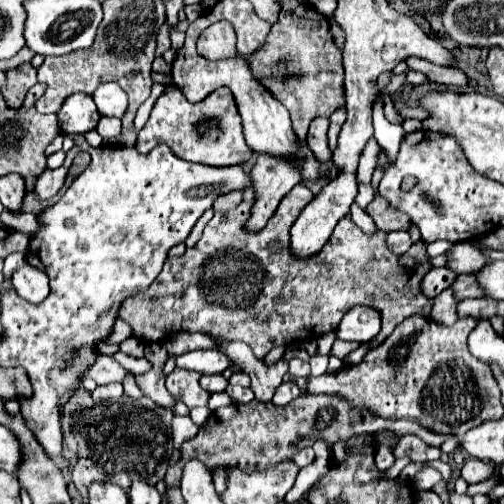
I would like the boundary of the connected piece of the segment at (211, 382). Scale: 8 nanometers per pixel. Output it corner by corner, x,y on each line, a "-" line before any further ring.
203,375
199,383
207,393
221,393
227,387
227,379
223,379
223,375

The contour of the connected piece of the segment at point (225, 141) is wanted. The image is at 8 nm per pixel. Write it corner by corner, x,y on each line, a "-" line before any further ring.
227,87
215,89
201,103
189,103
179,89
171,89
171,91
163,93
155,101
149,121
139,131
135,149
139,153
149,153
155,145
161,145
161,143
169,145
169,149
179,159
213,165
213,167
243,165
253,155
253,151
247,147
247,143
243,139
237,105

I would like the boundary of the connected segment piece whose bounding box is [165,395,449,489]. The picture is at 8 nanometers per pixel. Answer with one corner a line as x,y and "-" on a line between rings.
299,395
291,403
283,407
275,407
273,403
261,403
253,399
251,403
239,405
231,403
227,407
221,407
211,413
207,423
199,429
199,433
185,441
181,445
181,459
173,465
169,465
165,475
167,489
179,487
181,473
187,461
197,459
203,461
211,473
217,471
217,467
225,469
239,469
239,471
265,471
271,469
287,459
293,459
301,449
311,447
315,441
323,439
329,445
335,445
339,441
347,441
361,433
375,433
379,429
387,429
401,435
417,435
427,445
441,447
443,441
449,439
449,435
441,435
435,431
427,431
415,421
385,421
377,415
367,415
365,411
347,411
345,403
339,403
339,399
327,399
319,395

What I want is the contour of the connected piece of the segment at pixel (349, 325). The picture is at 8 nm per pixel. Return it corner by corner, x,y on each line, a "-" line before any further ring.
353,307
345,313
337,327
337,339
343,341
369,341
381,331
381,317
379,311
373,307

